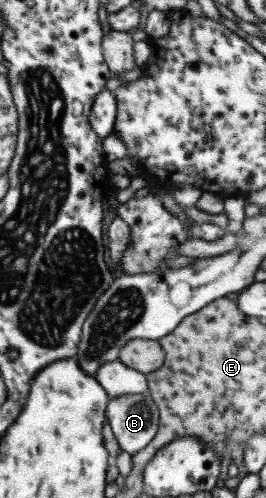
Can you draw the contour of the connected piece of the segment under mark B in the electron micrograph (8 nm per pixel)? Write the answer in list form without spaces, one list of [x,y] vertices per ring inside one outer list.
[[[146,391],[109,398],[105,405],[110,432],[118,448],[129,455],[142,450],[154,438],[158,418],[158,409]]]

